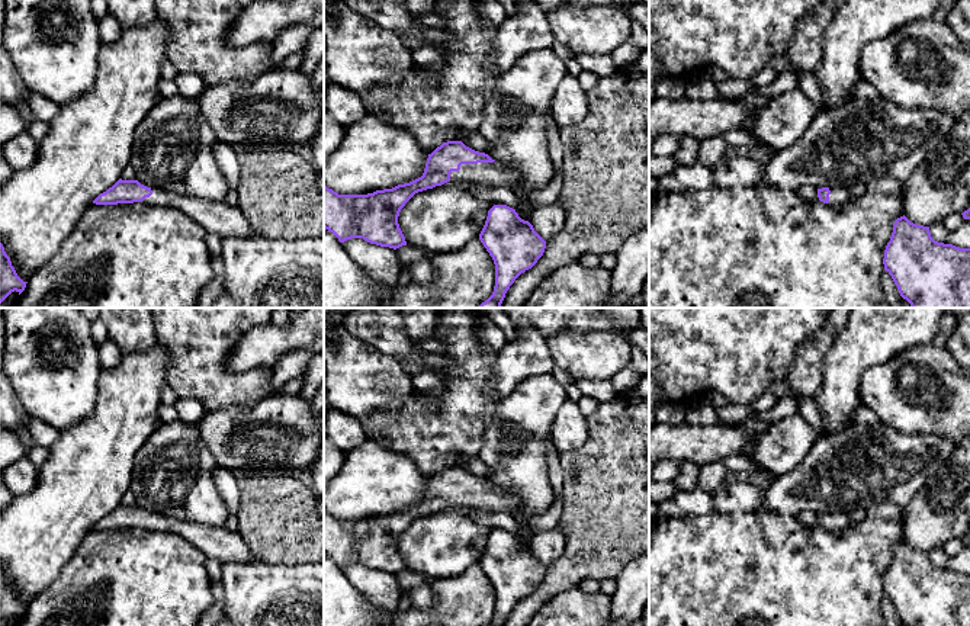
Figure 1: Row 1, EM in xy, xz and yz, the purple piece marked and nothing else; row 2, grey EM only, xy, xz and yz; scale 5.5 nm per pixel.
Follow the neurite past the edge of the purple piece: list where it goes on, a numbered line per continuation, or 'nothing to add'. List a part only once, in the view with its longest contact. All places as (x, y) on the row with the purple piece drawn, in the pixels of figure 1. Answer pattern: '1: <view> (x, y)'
1: xz (494, 173)

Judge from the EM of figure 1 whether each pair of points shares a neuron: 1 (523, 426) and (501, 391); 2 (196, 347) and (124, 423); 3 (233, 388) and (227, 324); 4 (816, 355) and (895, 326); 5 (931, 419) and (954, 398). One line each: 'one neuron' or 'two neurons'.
1: two neurons
2: two neurons
3: one neuron
4: two neurons
5: one neuron

